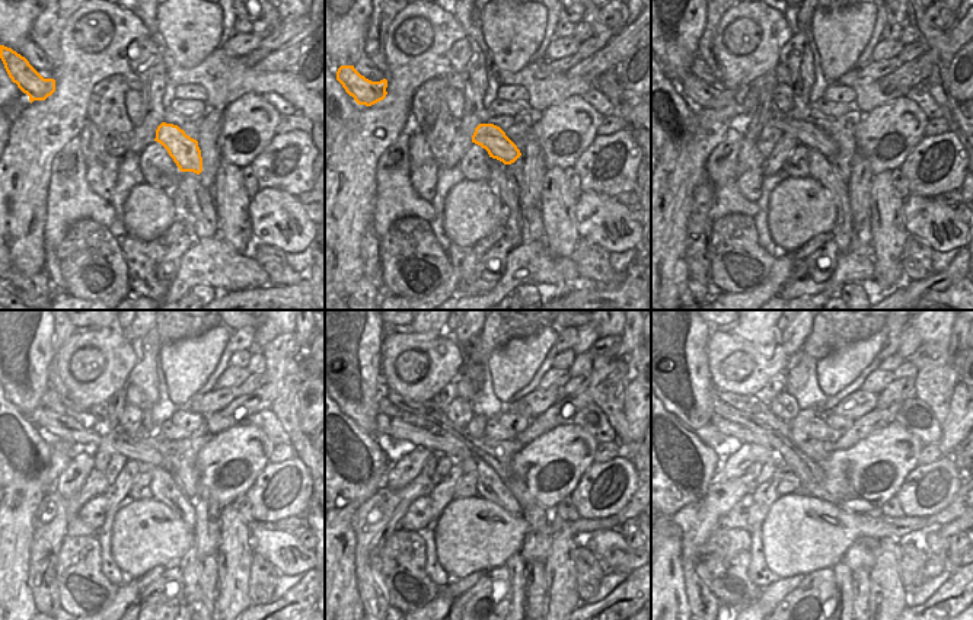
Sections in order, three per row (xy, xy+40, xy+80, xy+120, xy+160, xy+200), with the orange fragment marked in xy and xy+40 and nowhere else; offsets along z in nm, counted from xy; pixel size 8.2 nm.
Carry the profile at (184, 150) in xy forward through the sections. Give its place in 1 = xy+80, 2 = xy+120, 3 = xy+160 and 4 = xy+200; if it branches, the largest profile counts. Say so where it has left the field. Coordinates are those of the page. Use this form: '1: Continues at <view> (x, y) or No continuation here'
1: Continues at xy+80 (809, 134)
2: Continues at xy+120 (56, 425)
3: Continues at xy+160 (443, 443)
4: Continues at xy+200 (742, 434)

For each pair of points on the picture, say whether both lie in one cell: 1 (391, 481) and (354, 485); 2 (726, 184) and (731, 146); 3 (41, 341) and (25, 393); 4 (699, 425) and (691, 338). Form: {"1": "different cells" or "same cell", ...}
{"1": "different cells", "2": "same cell", "3": "same cell", "4": "same cell"}

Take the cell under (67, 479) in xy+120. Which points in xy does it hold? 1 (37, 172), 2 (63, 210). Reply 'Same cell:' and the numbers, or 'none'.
Same cell: 2

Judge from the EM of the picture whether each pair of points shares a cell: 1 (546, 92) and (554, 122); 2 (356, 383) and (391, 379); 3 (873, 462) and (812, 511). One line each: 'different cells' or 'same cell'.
1: different cells
2: different cells
3: different cells

